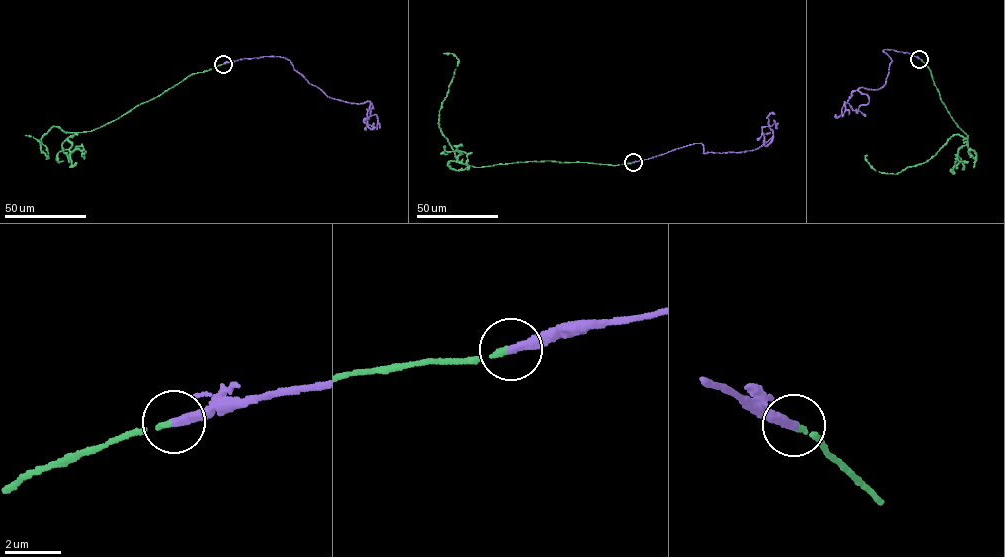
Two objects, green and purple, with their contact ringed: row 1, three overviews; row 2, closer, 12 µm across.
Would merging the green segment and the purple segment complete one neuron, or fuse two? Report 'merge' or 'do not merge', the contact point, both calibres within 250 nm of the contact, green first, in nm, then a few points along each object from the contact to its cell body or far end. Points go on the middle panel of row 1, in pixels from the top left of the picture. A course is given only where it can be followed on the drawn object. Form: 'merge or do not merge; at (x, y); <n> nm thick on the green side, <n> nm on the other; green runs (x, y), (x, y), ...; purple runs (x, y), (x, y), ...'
merge; at (633, 162); 170 nm thick on the green side, 320 nm on the other; green runs (633, 162), (535, 161), (474, 167), (461, 163), (439, 128), (441, 103), (459, 60), (443, 53); purple runs (633, 162), (698, 143), (704, 153), (755, 150), (772, 137), (771, 142), (765, 146), (762, 127), (774, 120)

